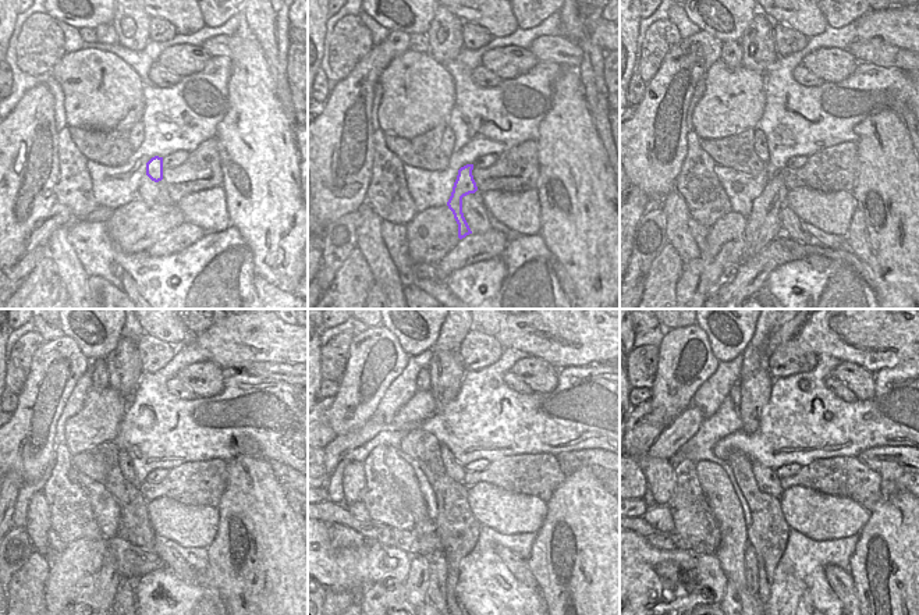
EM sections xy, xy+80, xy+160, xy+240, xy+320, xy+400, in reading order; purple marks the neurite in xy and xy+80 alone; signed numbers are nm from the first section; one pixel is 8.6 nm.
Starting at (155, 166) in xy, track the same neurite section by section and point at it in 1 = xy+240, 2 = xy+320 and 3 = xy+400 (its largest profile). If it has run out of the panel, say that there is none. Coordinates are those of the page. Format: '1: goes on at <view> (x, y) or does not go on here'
1: goes on at xy+240 (130, 557)
2: goes on at xy+320 (419, 568)
3: goes on at xy+400 (730, 590)

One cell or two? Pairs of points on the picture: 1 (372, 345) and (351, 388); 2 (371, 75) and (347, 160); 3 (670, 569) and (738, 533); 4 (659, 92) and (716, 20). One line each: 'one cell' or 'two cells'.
1: one cell
2: one cell
3: two cells
4: two cells

